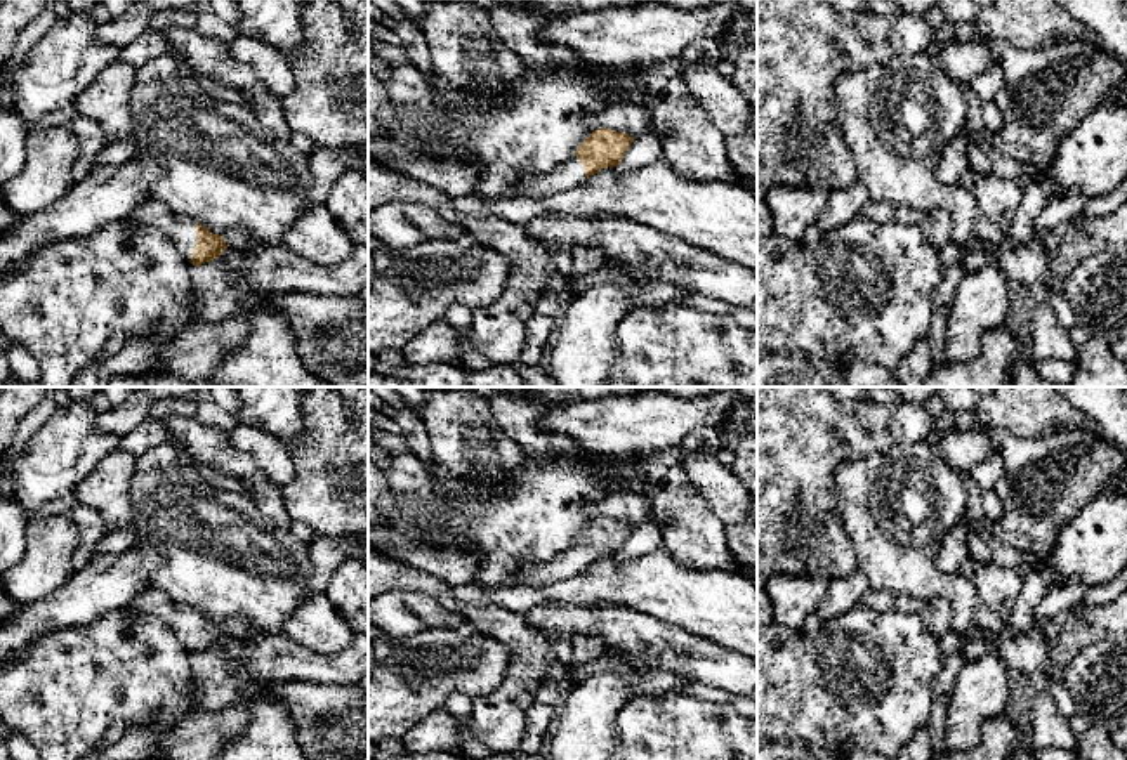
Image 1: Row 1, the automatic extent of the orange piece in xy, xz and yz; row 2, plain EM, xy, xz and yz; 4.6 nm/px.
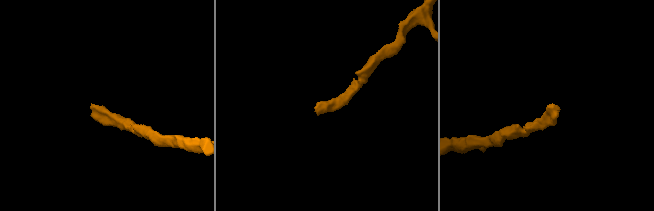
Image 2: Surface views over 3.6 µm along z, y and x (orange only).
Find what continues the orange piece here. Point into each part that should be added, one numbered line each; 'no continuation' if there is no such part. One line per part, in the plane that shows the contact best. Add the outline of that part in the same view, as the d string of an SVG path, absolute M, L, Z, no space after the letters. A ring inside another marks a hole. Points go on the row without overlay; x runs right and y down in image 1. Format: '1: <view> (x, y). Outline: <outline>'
1: xy (181, 618). Outline: M149 586L139 593L129 606L134 613L151 614L170 625L175 637L191 649L193 637L196 635L196 611L186 604L179 604L165 592Z

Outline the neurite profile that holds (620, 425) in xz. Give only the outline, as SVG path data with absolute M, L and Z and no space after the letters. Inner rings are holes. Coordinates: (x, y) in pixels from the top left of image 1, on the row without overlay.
M660 390L582 399L549 406L538 418L538 427L566 436L585 451L629 458L676 448L695 429L715 429L741 401L736 390L700 396L693 401Z

